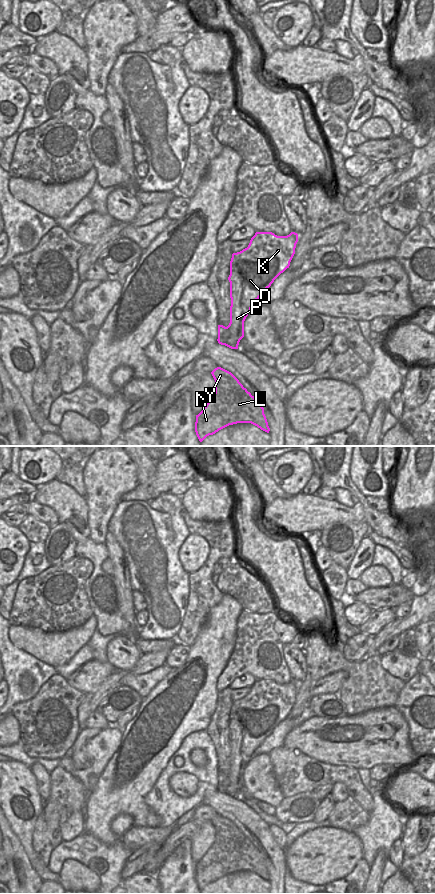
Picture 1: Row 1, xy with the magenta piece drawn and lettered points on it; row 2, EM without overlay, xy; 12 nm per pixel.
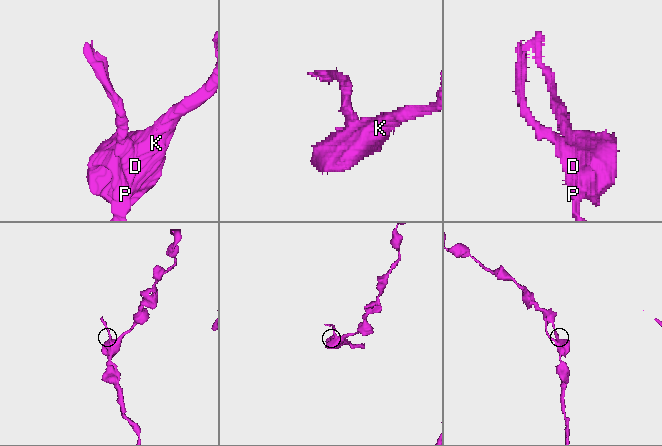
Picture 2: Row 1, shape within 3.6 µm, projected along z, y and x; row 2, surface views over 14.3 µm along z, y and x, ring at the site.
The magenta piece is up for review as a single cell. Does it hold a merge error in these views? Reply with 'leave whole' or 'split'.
split

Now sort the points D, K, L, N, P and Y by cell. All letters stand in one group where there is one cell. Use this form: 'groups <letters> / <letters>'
groups D K / L N P Y

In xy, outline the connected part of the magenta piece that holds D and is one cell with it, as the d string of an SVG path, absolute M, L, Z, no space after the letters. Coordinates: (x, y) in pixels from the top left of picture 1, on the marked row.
M256 232L247 248L232 254L230 272L237 272L242 281L242 308L246 317L255 301L289 268L297 242L295 232L287 236Z

